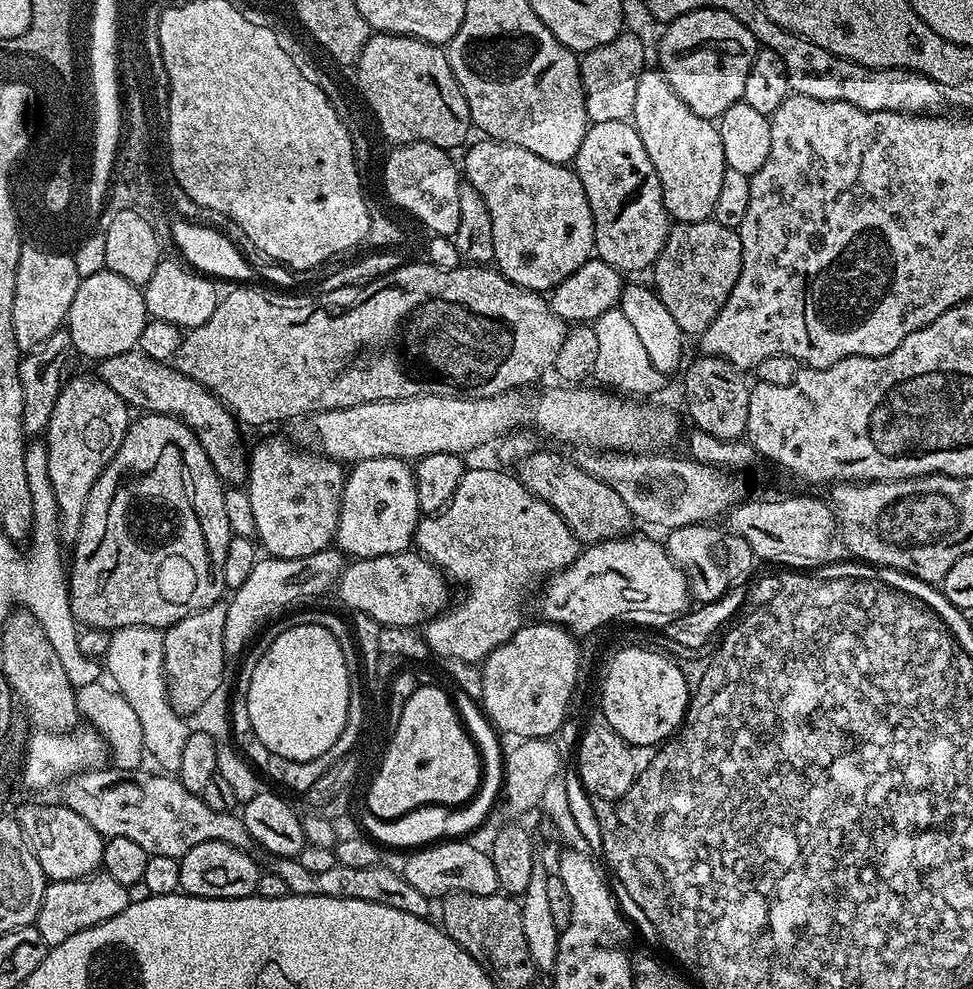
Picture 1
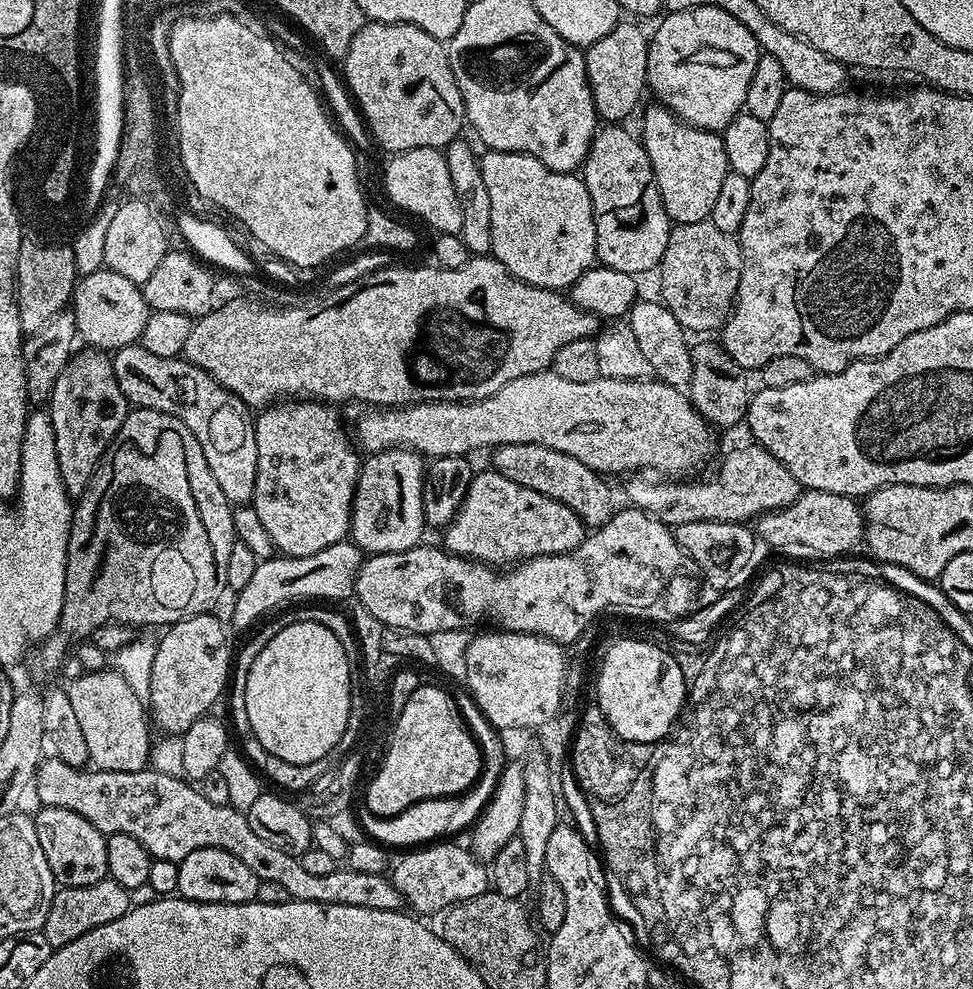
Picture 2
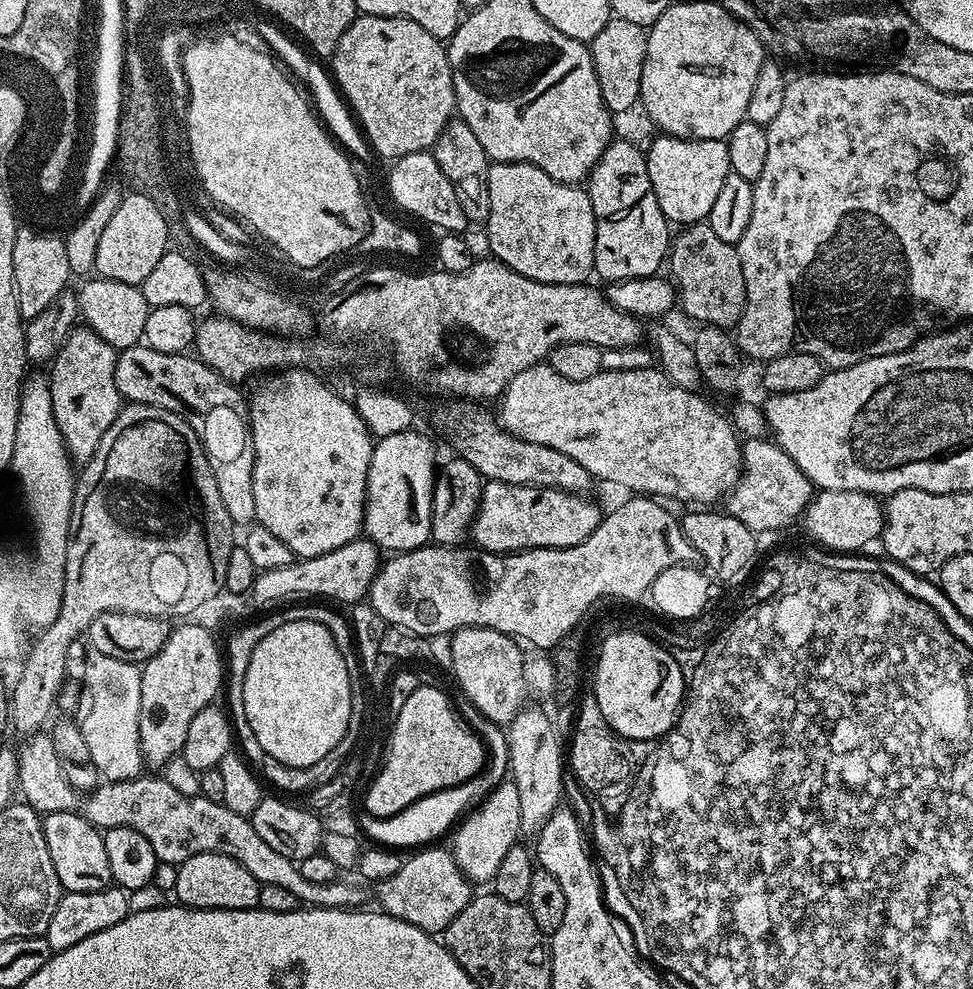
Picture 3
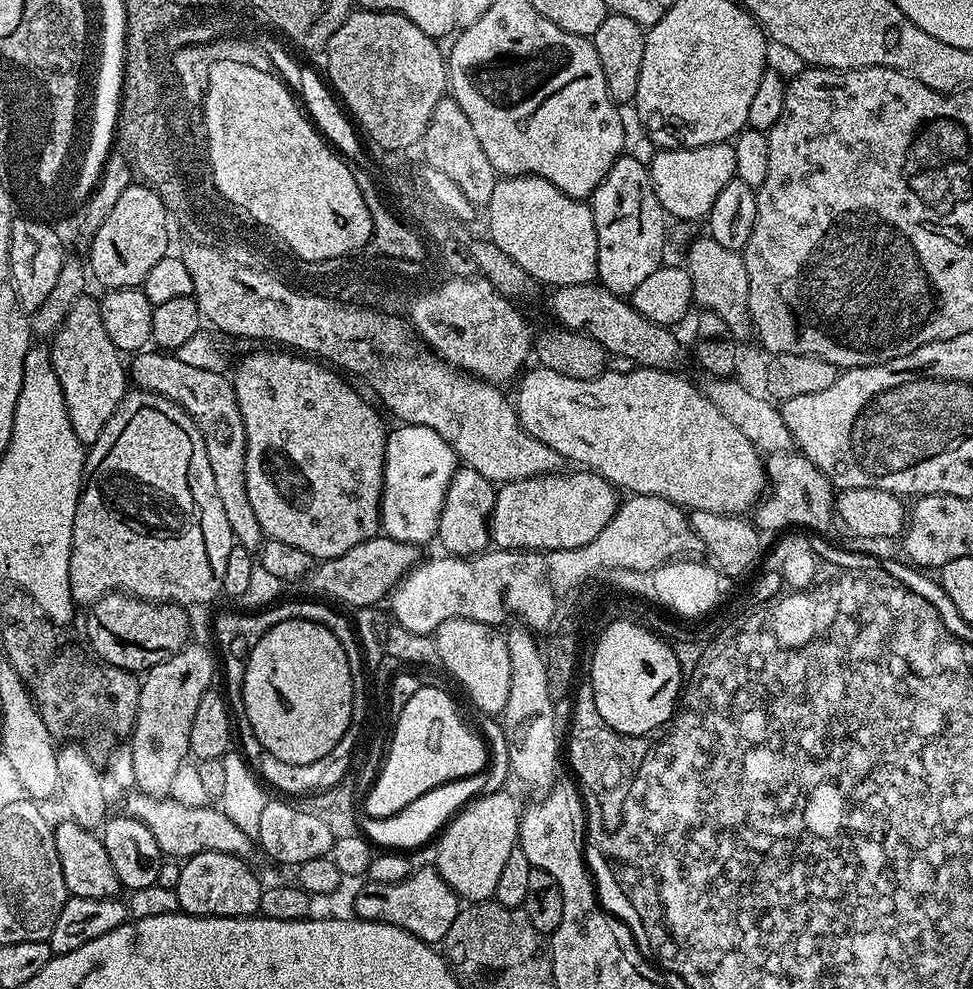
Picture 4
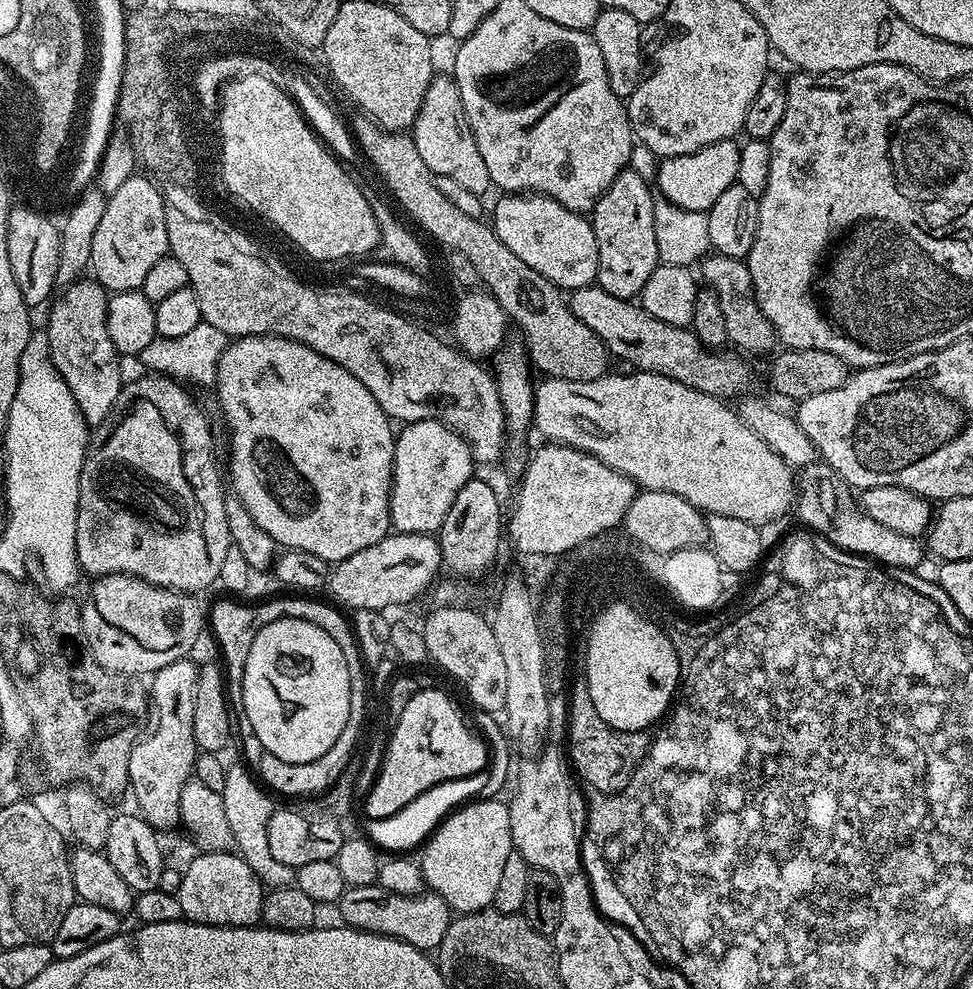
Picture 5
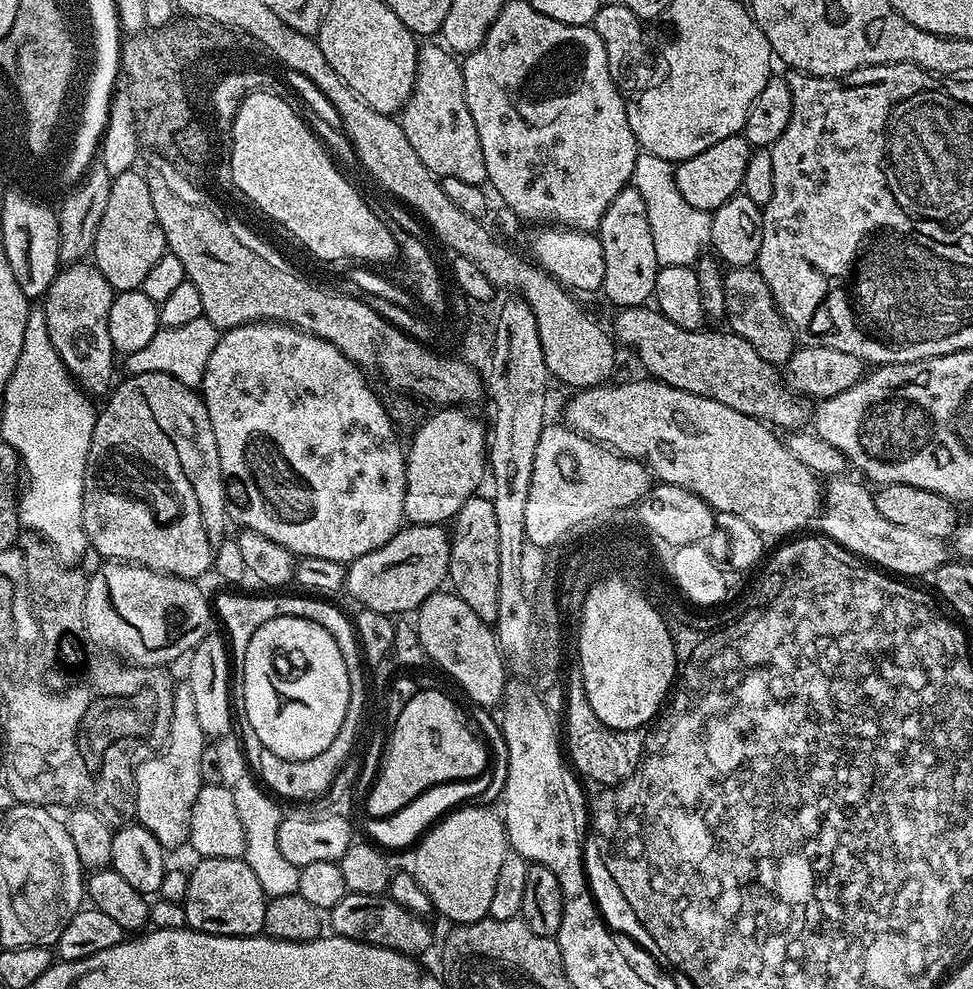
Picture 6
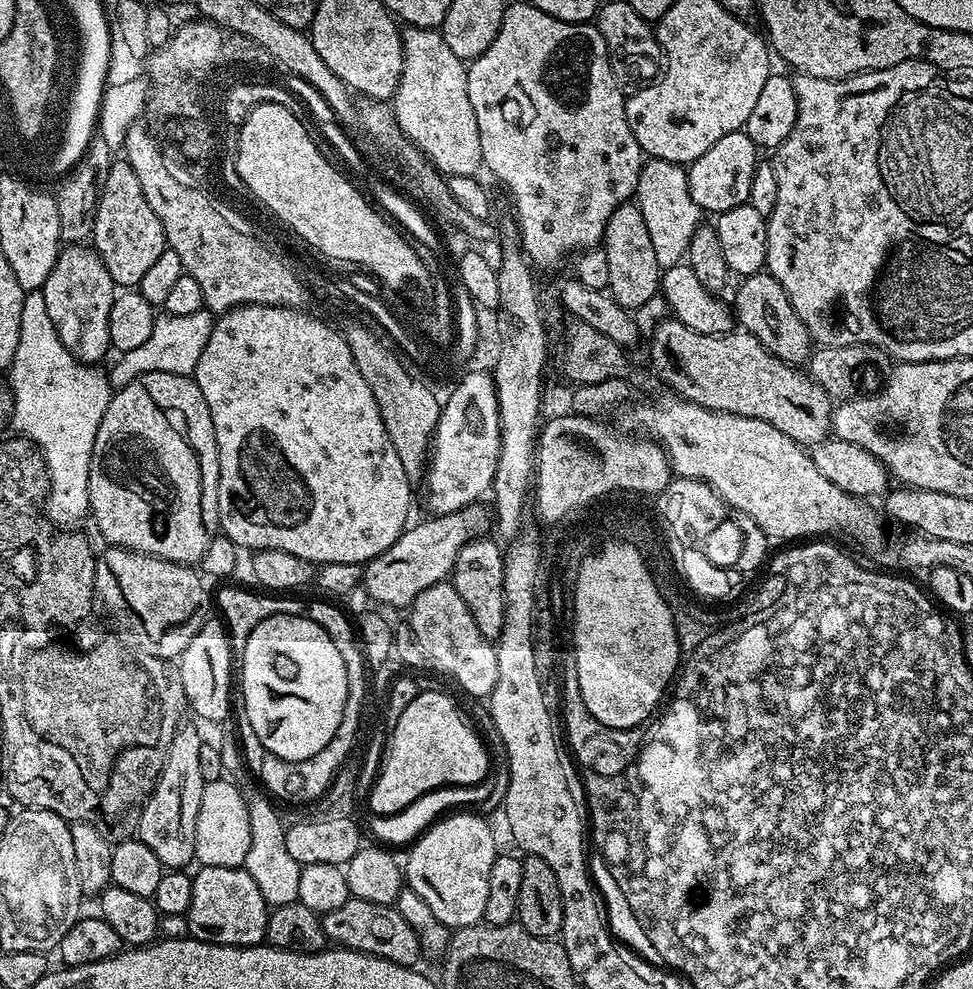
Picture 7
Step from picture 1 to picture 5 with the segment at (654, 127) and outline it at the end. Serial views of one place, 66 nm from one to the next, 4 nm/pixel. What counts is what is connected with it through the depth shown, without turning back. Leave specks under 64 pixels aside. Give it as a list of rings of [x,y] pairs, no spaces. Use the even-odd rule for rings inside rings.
[[[735,139],[714,142],[697,152],[681,156],[665,156],[659,161],[654,177],[659,195],[682,210],[708,213],[731,184],[736,183],[740,144]]]

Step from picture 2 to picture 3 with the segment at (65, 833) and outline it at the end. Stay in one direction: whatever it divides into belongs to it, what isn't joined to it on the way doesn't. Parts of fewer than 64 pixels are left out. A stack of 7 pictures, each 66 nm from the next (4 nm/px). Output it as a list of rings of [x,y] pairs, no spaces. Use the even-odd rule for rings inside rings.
[[[49,812],[43,817],[42,823],[46,834],[46,850],[50,850],[50,862],[54,862],[54,874],[58,874],[58,882],[64,892],[102,890],[112,884],[110,858],[106,858],[106,842],[101,829],[79,812]]]

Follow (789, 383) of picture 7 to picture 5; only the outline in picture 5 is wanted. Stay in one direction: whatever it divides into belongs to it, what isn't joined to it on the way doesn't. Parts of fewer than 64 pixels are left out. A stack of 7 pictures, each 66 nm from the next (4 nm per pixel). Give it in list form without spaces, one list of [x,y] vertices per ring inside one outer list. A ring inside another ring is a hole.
[[[598,286],[575,289],[570,303],[572,313],[586,322],[598,338],[602,338],[609,353],[615,359],[627,360],[633,369],[662,374],[666,378],[674,378],[674,382],[682,382],[682,386],[721,398],[745,391],[749,361],[743,355],[732,350],[709,350],[688,328],[658,322],[658,318],[654,318],[654,314],[646,314],[639,303],[614,298],[614,294],[606,294],[606,290]]]

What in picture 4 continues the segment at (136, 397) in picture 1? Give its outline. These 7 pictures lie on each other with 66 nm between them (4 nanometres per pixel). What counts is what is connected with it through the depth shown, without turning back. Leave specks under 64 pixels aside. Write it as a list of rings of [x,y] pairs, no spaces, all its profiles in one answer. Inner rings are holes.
[[[141,350],[131,360],[130,380],[137,389],[170,398],[194,421],[204,439],[215,477],[215,489],[223,501],[236,544],[249,550],[259,549],[262,543],[260,523],[254,514],[254,506],[250,506],[250,494],[246,494],[246,430],[231,379],[223,376],[223,371],[198,369],[180,361],[174,354],[160,350]]]

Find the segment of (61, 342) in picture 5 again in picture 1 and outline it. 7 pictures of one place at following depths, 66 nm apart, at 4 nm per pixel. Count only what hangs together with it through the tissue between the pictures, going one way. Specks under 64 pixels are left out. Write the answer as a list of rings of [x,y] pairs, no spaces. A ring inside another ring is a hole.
[[[95,375],[76,376],[70,380],[60,389],[58,402],[54,402],[54,414],[46,429],[50,486],[54,486],[54,498],[58,498],[60,534],[68,546],[76,543],[82,510],[86,498],[90,498],[90,486],[98,482],[110,458],[114,458],[118,446],[122,446],[122,438],[130,423],[130,405]]]

